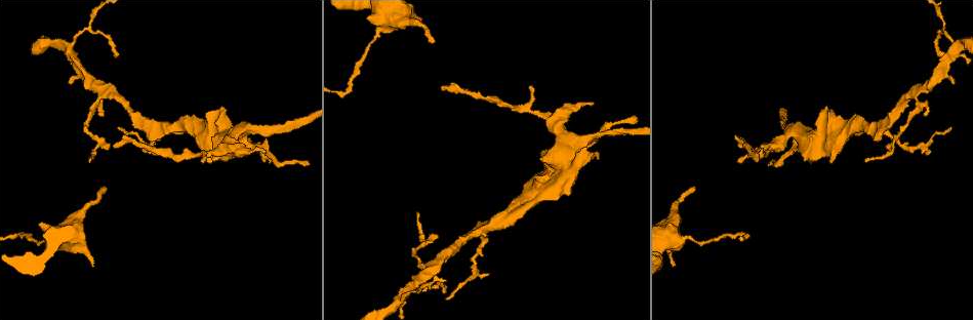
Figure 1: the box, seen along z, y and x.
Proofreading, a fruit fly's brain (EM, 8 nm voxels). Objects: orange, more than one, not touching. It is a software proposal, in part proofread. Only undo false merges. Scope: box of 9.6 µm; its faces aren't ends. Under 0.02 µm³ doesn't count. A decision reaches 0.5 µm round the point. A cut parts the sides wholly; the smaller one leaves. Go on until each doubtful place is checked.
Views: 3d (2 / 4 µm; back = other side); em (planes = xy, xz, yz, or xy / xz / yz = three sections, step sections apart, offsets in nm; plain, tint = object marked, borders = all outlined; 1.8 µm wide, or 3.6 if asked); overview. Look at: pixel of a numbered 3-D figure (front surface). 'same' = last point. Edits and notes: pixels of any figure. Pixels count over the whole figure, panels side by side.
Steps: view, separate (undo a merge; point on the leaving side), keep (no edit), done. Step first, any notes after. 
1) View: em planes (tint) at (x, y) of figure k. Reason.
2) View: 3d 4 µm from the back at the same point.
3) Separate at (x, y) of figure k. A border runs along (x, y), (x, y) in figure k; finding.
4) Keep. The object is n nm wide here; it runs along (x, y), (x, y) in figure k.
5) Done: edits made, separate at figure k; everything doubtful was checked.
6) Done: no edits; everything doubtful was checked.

View: em xy step 4 (borders) at (67, 53) of figure 1. Sharp bend.

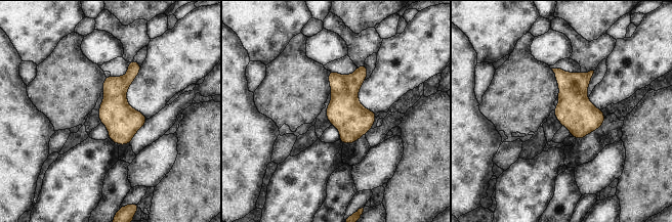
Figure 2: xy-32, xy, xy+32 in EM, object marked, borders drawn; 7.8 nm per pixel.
Keep. One neuron here.

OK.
View: em 3.6 µm planes (tint) at (435, 263) of figure 1. Three arms meet.

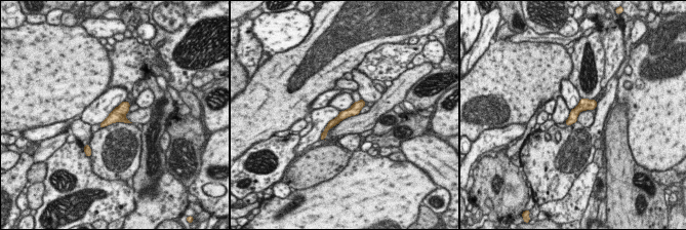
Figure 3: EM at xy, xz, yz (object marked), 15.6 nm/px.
Keep. It runs along (361, 103), (330, 124) in figure 3; one neuron here.

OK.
View: em 3.6 µm planes (tint) at (846, 131) of figure 1. Branch point.

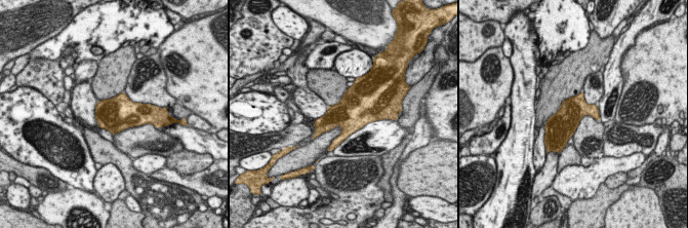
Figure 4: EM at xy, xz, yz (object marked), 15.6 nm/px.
Keep. The object is 400 nm wide here; continuous, no second neuron.

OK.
View: 3d 4 µm at (570, 152) of figure 1. Sudden change in width.

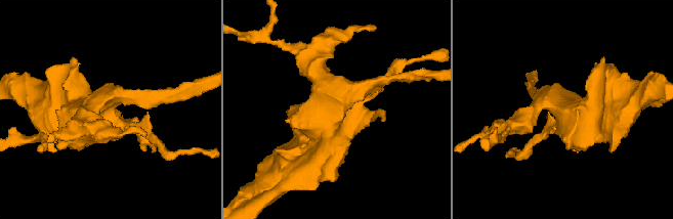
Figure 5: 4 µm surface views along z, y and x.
View: em yz step 16 (tint) at (332, 111) of figure 5.

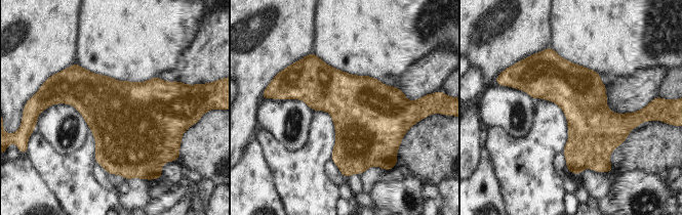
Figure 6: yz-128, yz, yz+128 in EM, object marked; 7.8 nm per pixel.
Keep. All the same neuron.

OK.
Done: no edits; everything doubtful was checked.

